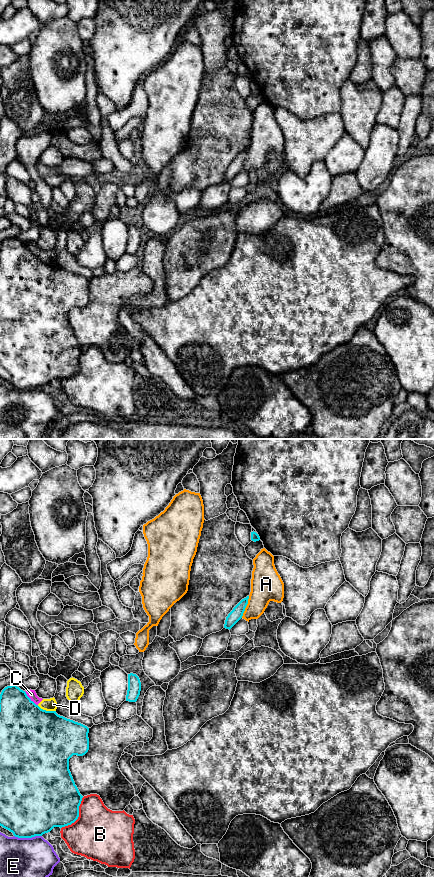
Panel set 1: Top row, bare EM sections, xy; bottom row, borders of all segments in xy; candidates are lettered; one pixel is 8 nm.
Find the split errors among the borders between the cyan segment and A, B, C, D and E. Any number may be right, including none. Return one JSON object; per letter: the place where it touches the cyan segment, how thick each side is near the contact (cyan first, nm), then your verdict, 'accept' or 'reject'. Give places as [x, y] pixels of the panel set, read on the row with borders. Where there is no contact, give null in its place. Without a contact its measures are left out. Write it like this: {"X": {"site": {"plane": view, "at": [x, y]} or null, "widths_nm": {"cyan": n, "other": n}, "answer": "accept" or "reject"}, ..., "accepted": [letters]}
{"A": {"site": {"plane": "xy", "at": [245, 607]}, "widths_nm": {"cyan": 100, "other": 260}, "answer": "reject"}, "B": {"site": {"plane": "xy", "at": [78, 816]}, "widths_nm": {"cyan": 440, "other": 420}, "answer": "reject"}, "C": {"site": {"plane": "xy", "at": [29, 698]}, "widths_nm": {"cyan": 420, "other": 70}, "answer": "reject"}, "D": {"site": {"plane": "xy", "at": [45, 710]}, "widths_nm": {"cyan": 500, "other": 100}, "answer": "reject"}, "E": {"site": {"plane": "xy", "at": [28, 837]}, "widths_nm": {"cyan": 480, "other": 320}, "answer": "reject"}, "accepted": []}

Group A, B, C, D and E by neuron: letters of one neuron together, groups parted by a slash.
A / B / C D / E

